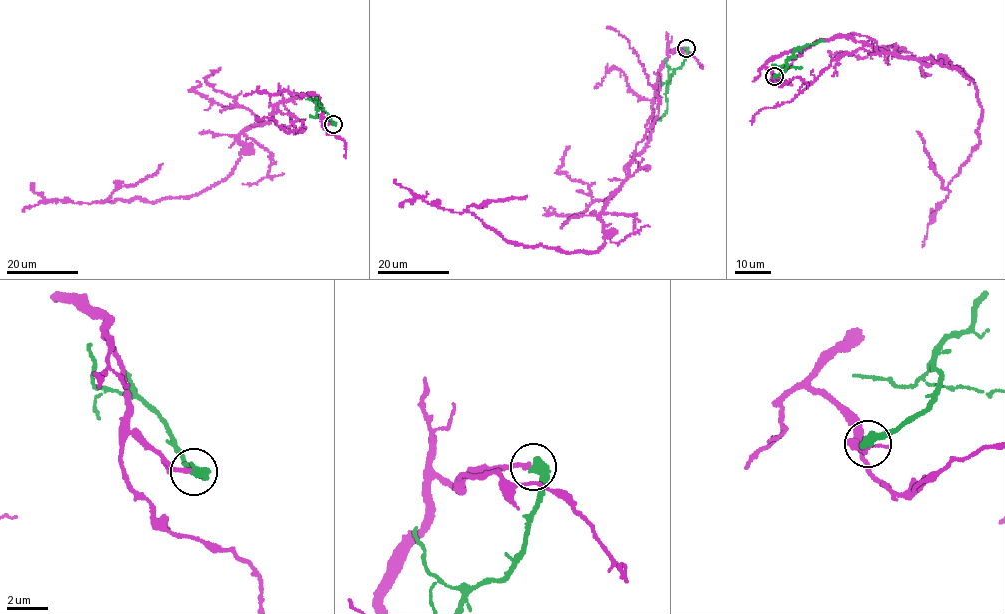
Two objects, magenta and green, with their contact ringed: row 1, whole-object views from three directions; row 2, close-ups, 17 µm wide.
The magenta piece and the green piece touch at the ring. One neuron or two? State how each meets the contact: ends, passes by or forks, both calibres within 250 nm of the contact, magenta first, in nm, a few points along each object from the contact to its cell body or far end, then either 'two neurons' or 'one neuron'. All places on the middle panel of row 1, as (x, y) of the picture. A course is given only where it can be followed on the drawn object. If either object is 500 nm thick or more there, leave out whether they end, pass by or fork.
220/550 nm | magenta via (685, 48), (668, 50), (653, 128), (600, 214), (597, 251), (507, 242), (394, 179) | green via (686, 48), (684, 62), (675, 70), (666, 93), (668, 109), (658, 121) | two neurons

